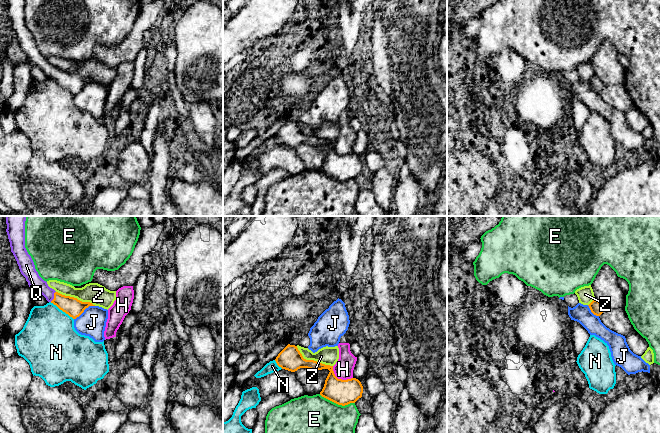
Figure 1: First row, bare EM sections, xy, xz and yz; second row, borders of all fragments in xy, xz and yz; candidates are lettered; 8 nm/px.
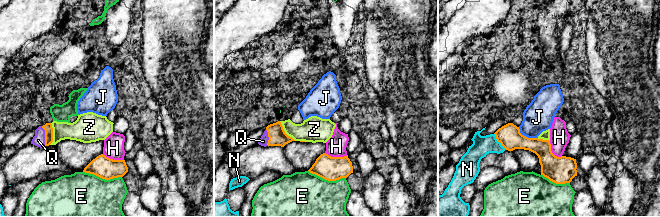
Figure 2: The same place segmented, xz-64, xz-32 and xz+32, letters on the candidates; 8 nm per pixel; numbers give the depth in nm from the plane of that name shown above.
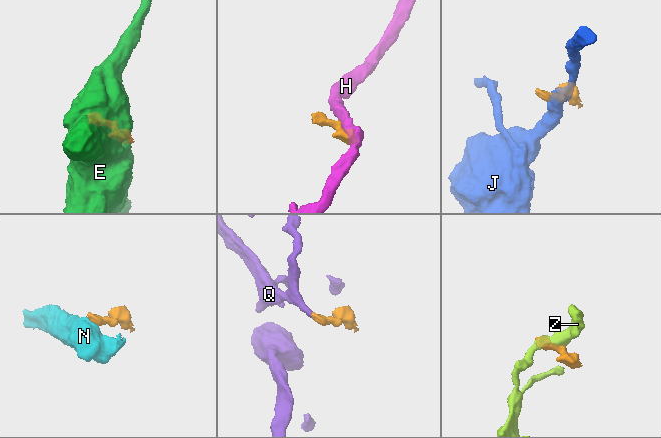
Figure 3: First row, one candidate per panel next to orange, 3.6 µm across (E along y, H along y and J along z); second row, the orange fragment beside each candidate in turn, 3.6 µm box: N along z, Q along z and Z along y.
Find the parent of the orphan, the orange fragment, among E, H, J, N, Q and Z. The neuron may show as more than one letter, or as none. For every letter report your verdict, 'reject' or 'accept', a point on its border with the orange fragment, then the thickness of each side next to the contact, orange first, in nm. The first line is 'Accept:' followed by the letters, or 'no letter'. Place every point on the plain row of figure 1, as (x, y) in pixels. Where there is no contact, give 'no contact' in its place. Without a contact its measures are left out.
Accept: Q
E: reject; contact xz (337, 179); calibres 200 and 480 nm
H: reject; contact xz (339, 155); calibres 200 and 160 nm
J: reject; contact xy (84, 85); calibres 150 and 220 nm
N: reject; contact xy (62, 86); calibres 150 and 440 nm
Q: accept; contact xy (54, 72); calibres 150 and 120 nm
Z: reject; contact xz (312, 136); calibres 190 and 140 nm

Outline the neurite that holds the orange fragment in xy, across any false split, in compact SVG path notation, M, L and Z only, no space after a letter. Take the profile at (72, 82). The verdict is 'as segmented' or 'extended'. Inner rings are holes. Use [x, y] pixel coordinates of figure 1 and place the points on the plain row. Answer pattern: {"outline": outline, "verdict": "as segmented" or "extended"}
{"outline": "M7 0L6 8L10 18L11 28L30 64L38 66L48 78L56 81L73 95L79 93L89 82L95 82L90 78L82 78L77 74L56 68L39 52L34 38L25 24L25 0Z", "verdict": "extended"}

